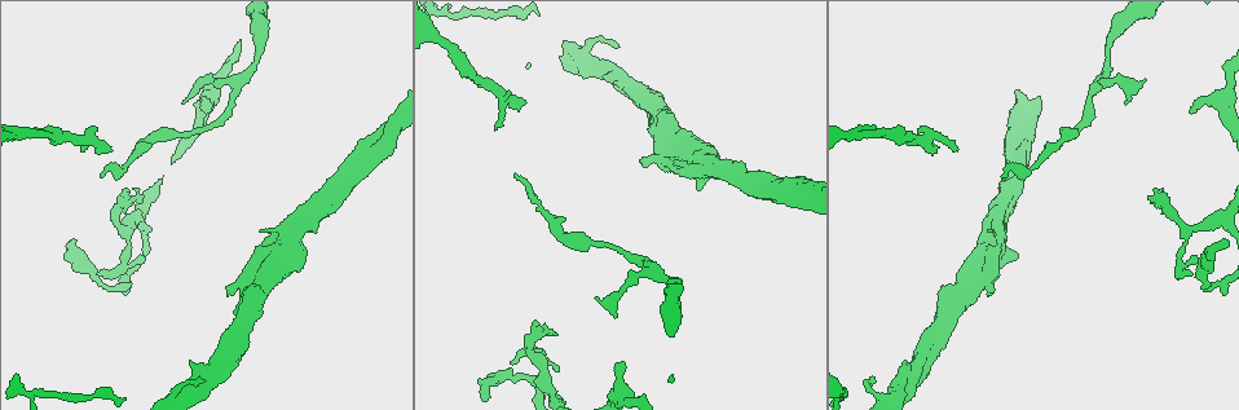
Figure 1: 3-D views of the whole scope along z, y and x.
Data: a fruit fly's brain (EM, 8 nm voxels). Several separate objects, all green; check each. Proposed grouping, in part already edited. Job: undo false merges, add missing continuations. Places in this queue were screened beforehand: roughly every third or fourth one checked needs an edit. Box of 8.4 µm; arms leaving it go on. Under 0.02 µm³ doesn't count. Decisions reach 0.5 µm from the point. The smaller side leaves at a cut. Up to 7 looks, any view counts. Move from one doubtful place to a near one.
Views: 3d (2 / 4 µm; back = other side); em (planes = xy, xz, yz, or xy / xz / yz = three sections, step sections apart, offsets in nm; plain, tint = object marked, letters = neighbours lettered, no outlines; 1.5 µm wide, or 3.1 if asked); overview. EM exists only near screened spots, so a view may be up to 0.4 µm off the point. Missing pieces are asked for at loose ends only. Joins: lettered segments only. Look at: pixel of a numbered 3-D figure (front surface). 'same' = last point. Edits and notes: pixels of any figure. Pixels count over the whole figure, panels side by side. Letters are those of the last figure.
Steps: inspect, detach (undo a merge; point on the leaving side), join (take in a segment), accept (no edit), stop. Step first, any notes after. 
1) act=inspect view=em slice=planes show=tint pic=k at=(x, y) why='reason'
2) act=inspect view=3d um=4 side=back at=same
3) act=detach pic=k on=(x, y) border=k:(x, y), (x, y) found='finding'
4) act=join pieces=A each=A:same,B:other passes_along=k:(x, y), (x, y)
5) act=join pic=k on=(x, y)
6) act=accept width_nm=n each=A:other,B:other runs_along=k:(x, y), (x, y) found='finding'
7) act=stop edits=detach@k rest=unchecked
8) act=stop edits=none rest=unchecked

act=inspect view=em slice=planes show=letters pic=1 at=(591, 243) why='thick turns thin'

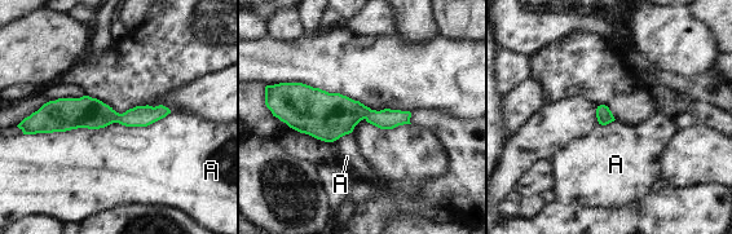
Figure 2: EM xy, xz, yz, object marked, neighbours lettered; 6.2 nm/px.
act=accept each=A:other runs_along=2:(164, 110), (36, 123) found='continuous, no second neuron'

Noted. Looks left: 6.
act=inspect view=em slice=xz step=8 show=tint pic=1 at=(33, 135) why='abrupt turn'

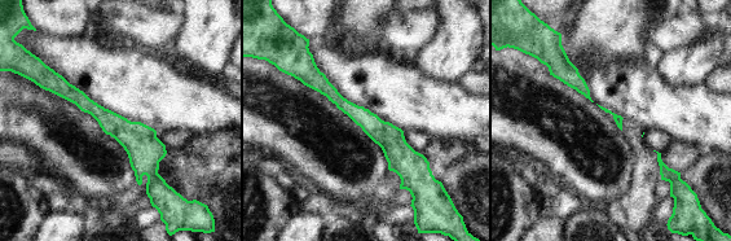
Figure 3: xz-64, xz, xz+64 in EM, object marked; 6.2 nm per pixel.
act=inspect view=em slice=planes show=tint at=same why='another direction'

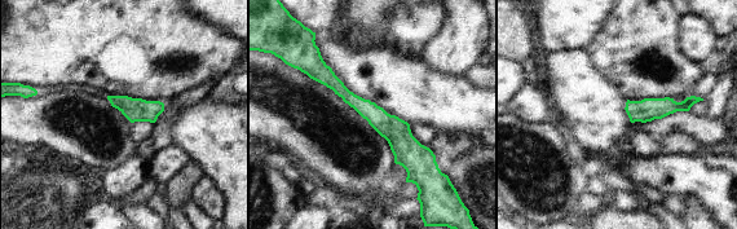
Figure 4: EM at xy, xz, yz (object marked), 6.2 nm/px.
act=inspect view=em slice=planes show=letters at=same why='see the neighbours'

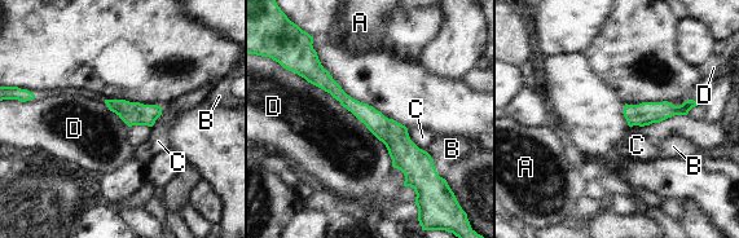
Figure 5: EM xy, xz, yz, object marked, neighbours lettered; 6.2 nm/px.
act=accept each=A:other,B:other,C:other,D:other found='one neuron here'

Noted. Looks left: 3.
act=inspect view=3d um=4 pic=1 at=(209, 111) why='branch stops here'

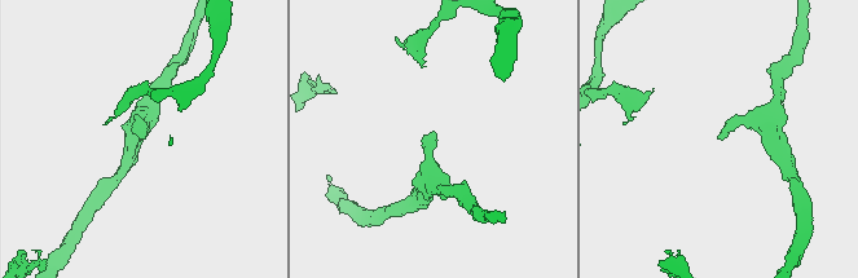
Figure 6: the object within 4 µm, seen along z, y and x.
act=inspect view=em slice=xy step=4 show=letters pic=6 at=(719, 137) why='need the tissue'

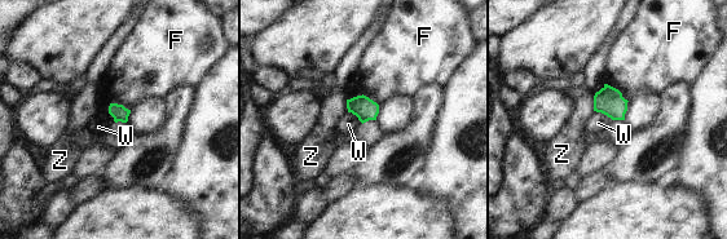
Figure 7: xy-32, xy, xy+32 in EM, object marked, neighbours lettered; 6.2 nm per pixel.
act=inspect view=em slice=planes show=letters at=same

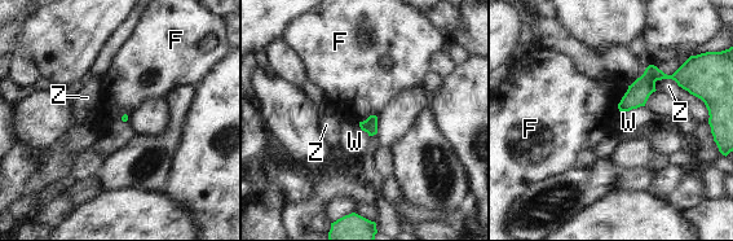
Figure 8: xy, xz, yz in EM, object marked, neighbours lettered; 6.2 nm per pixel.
act=accept longest_contact=W:170nm each=F:other,W:other,Z:other runs_along=8:(675, 77), (653, 77), (622, 108) found='no lettered segment goes on from it'

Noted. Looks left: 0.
act=stop edits=none rest=unchecked

